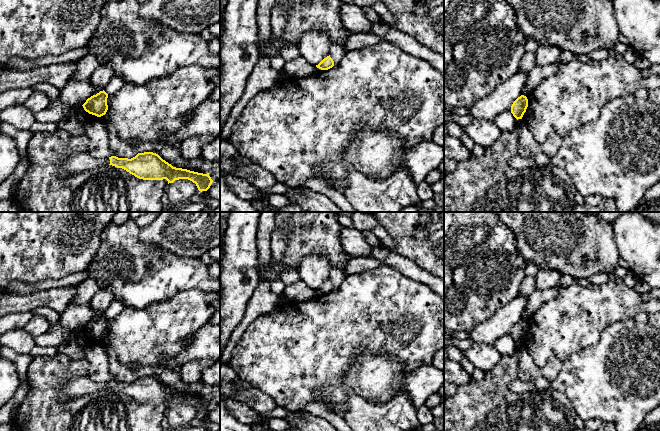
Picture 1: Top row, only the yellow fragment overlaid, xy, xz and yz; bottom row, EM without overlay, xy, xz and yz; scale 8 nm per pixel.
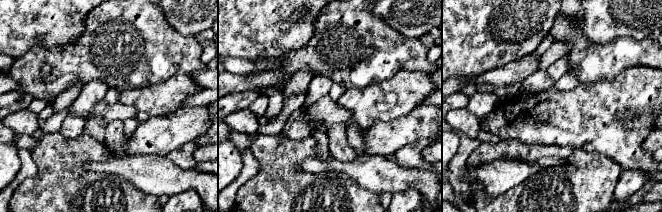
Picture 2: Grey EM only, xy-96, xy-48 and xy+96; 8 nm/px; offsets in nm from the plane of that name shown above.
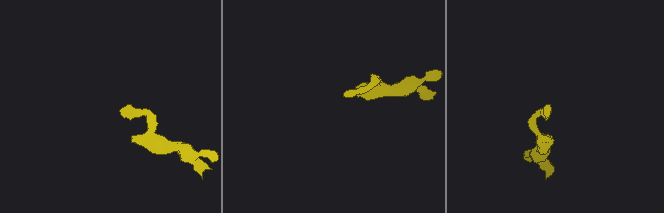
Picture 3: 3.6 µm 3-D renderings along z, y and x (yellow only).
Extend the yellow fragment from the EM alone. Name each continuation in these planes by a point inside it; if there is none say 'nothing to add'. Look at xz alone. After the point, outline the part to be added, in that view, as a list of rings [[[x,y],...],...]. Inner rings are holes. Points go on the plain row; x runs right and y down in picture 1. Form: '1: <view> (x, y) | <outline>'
nothing to add

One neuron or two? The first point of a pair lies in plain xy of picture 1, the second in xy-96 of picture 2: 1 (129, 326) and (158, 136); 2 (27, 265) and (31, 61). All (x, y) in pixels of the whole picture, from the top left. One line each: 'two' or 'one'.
1: two
2: two

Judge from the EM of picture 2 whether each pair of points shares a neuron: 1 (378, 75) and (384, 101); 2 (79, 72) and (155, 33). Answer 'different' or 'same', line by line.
1: different
2: same

